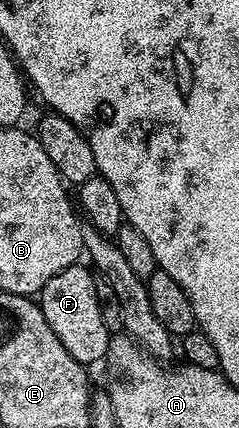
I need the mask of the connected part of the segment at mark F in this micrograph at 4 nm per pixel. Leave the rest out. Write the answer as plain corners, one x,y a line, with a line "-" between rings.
74,265
63,269
63,273
55,273
47,285
39,293
39,306
43,317
47,317
47,325
59,337
63,349
75,357
75,361
92,365
106,358
109,353
111,332
103,321
101,302
97,296
97,279
88,266

